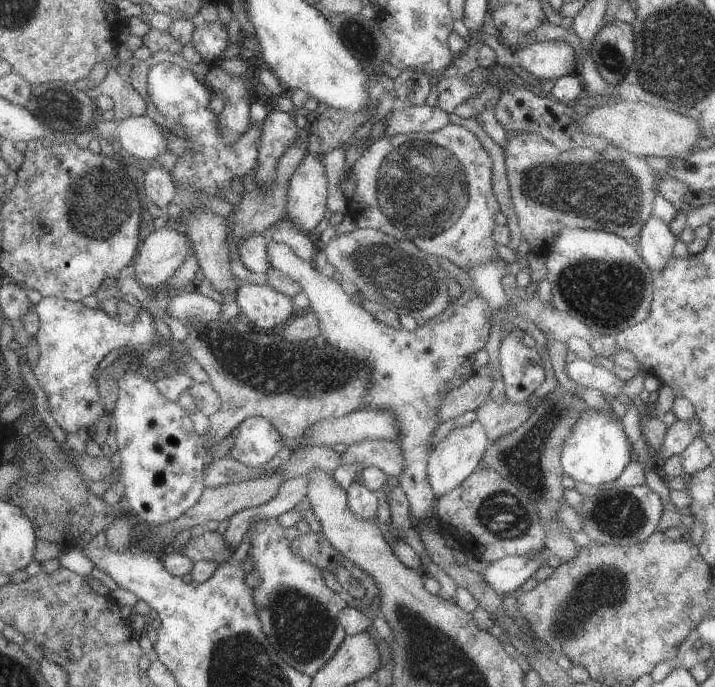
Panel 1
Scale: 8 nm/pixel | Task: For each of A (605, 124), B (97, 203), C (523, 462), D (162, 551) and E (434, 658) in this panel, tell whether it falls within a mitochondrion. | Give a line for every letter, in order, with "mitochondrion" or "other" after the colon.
A: other
B: mitochondrion
C: mitochondrion
D: other
E: mitochondrion

